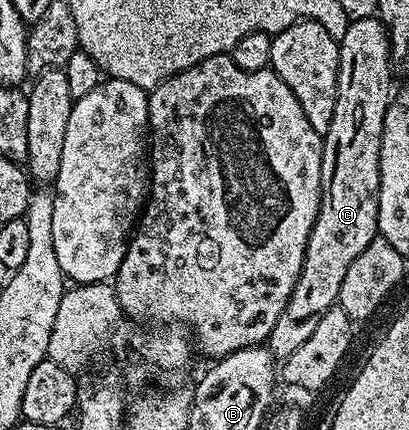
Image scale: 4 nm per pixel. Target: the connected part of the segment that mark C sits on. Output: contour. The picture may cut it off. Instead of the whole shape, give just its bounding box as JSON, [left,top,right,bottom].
[266,18,392,361]

